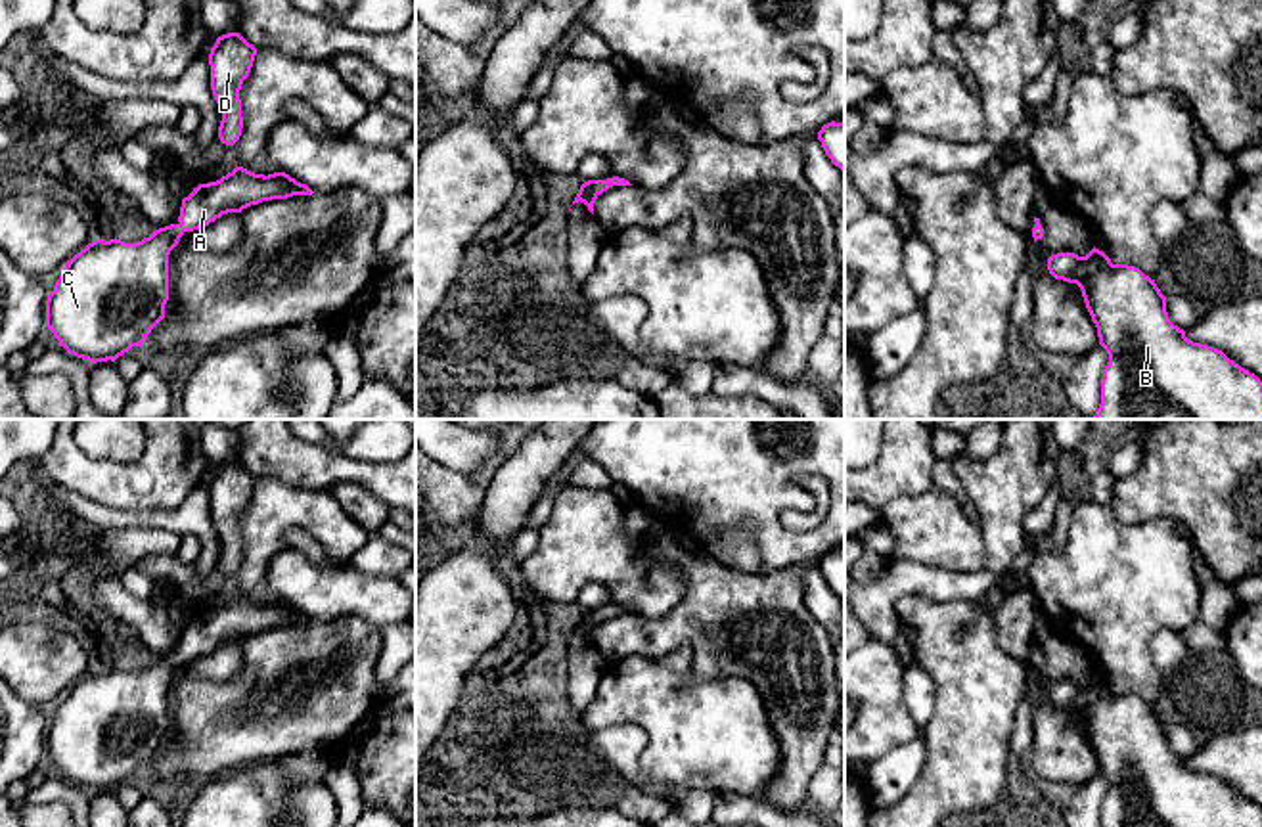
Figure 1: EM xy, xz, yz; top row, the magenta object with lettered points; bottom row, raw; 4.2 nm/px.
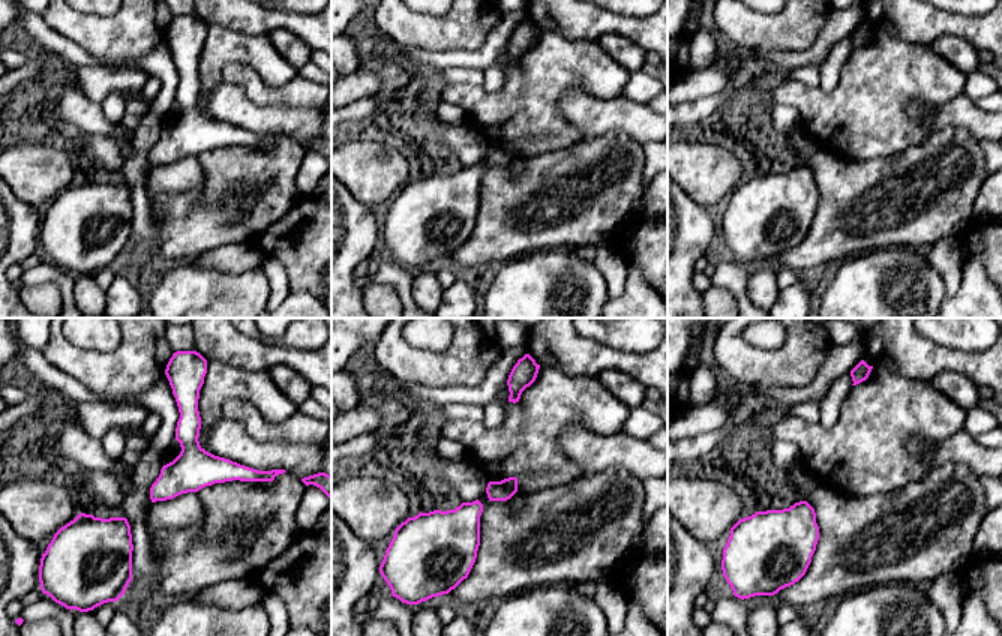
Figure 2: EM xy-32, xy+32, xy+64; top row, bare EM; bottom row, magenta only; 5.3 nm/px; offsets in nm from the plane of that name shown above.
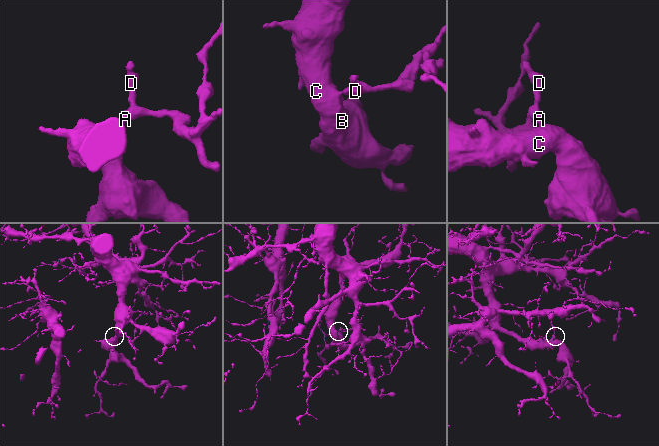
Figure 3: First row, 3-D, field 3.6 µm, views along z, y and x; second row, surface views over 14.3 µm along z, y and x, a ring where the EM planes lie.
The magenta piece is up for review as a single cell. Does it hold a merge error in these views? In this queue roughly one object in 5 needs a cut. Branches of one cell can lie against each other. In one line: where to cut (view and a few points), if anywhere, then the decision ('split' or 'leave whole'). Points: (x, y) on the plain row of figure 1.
cut none; leave whole

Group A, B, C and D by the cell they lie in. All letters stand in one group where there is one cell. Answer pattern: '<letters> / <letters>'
A B C D

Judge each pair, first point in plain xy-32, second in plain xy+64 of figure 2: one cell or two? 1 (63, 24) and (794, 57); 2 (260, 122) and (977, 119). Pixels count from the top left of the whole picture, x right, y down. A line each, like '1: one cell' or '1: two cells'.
1: two cells
2: one cell

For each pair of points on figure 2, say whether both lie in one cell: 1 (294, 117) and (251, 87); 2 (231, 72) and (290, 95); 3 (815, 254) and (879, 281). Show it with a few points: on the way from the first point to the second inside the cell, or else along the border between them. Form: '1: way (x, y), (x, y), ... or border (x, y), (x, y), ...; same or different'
1: border (245, 92), (254, 101), (267, 105), (312, 110); different
2: way (246, 77), (264, 95), (275, 95); same
3: border (878, 249), (845, 260); different

